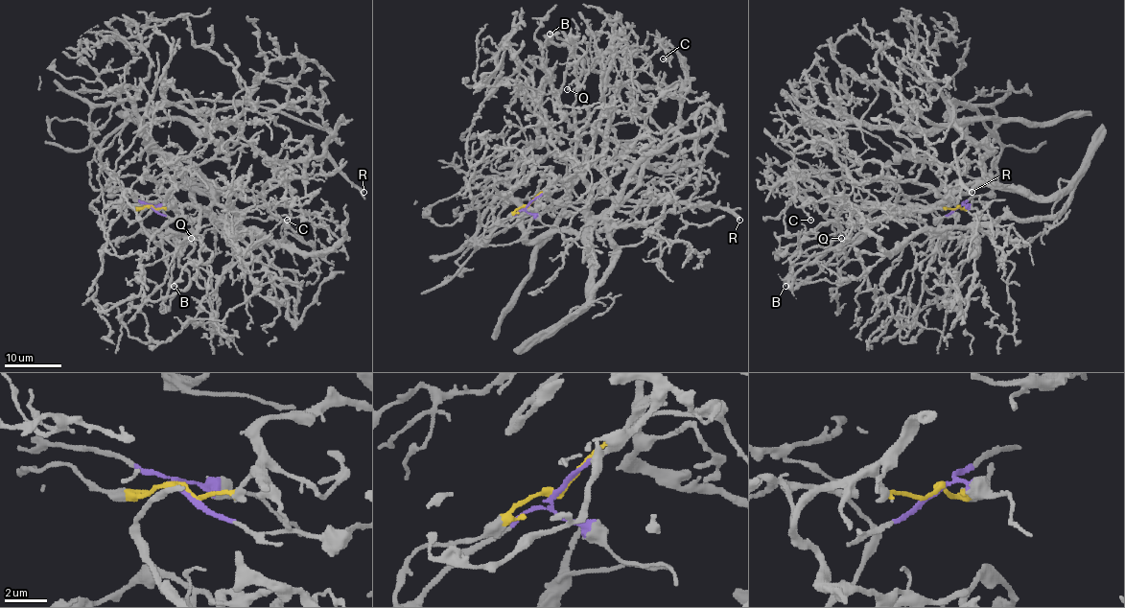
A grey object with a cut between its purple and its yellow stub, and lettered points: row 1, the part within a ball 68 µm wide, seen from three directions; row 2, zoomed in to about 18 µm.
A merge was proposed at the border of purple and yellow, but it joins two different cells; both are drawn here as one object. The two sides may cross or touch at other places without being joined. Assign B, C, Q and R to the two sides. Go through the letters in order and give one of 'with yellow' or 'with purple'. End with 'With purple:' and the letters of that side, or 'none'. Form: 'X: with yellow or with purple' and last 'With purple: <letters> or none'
B: with yellow
C: with yellow
Q: with yellow
R: with purple
With purple: R

